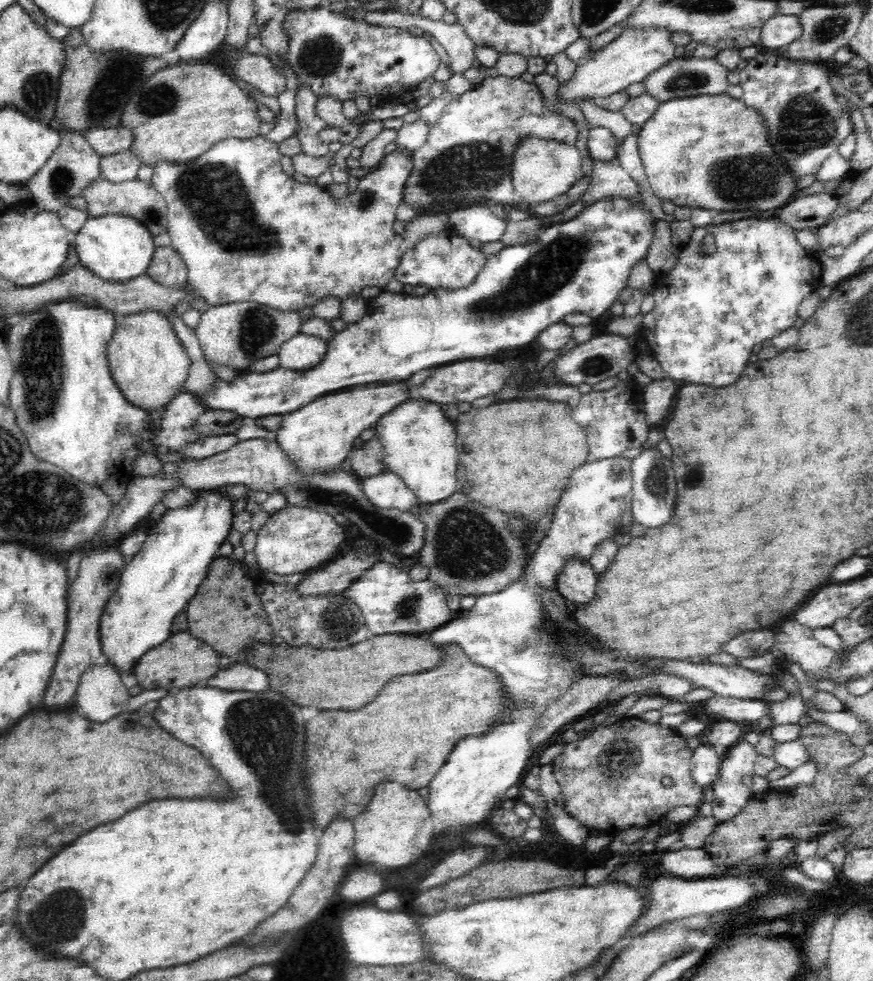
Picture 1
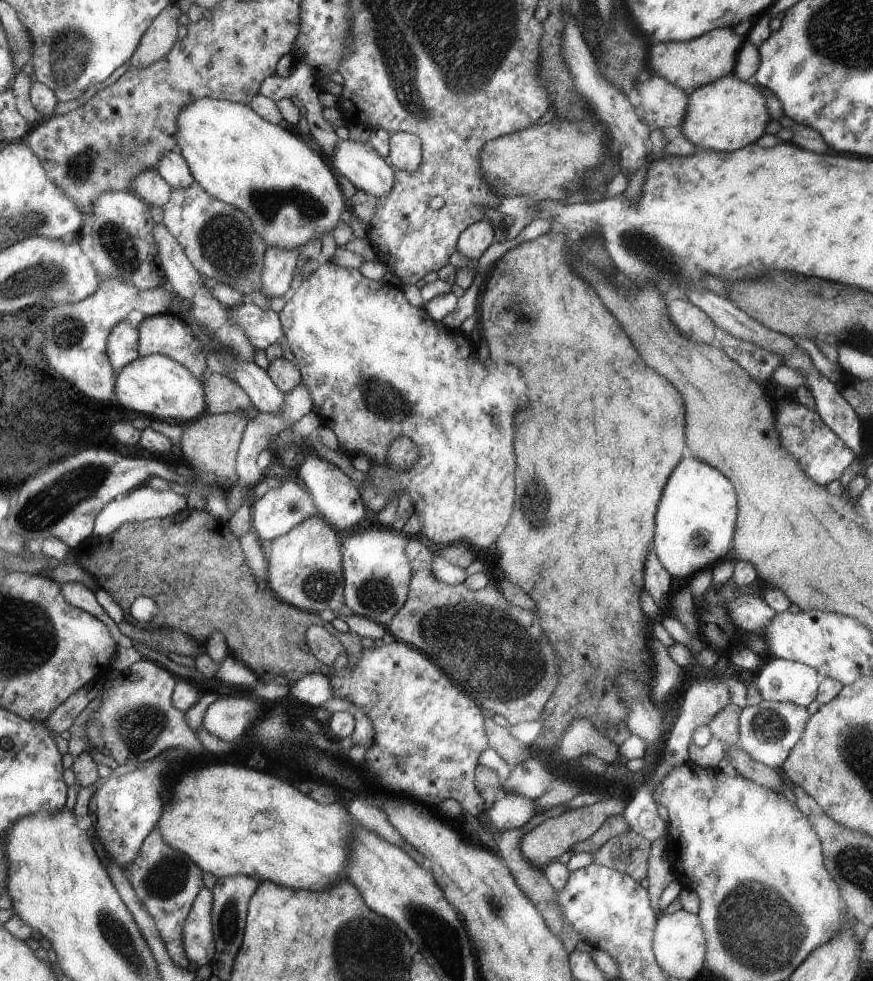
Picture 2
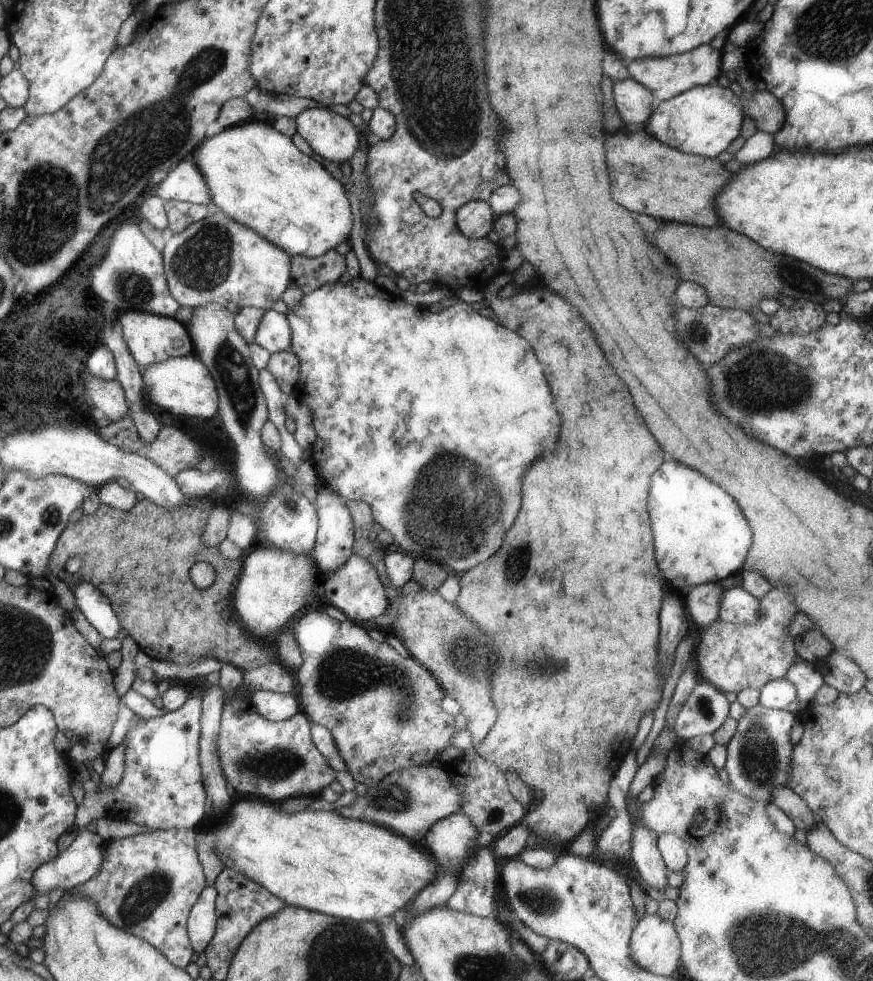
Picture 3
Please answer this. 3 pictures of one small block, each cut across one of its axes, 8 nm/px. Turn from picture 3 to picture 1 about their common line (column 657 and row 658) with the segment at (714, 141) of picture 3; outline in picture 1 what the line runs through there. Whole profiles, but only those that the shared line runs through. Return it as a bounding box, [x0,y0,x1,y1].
[100,488,234,674]

